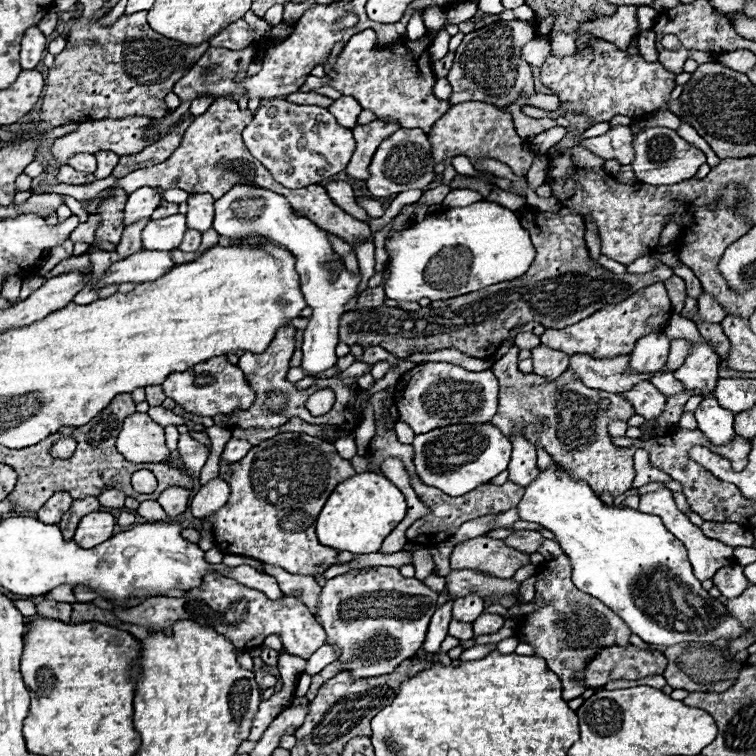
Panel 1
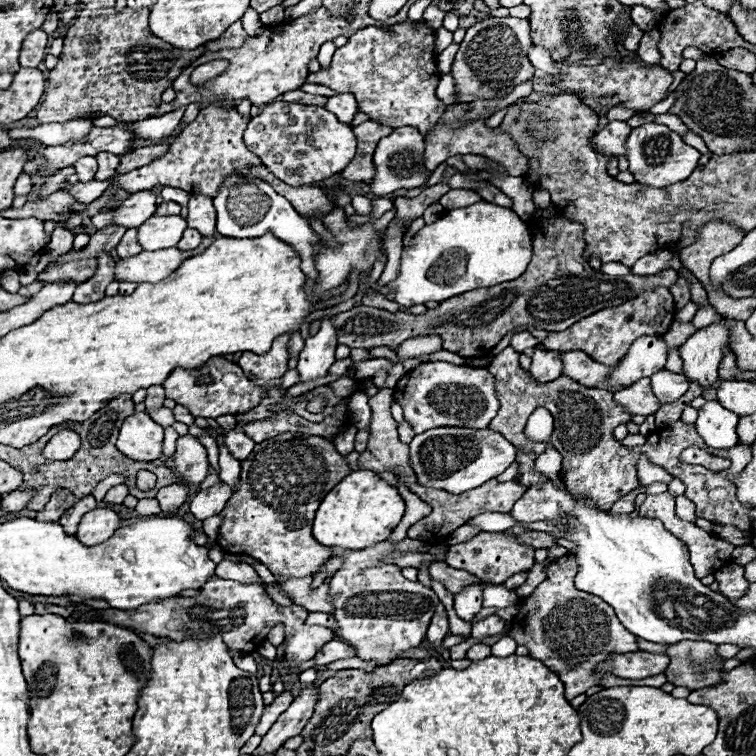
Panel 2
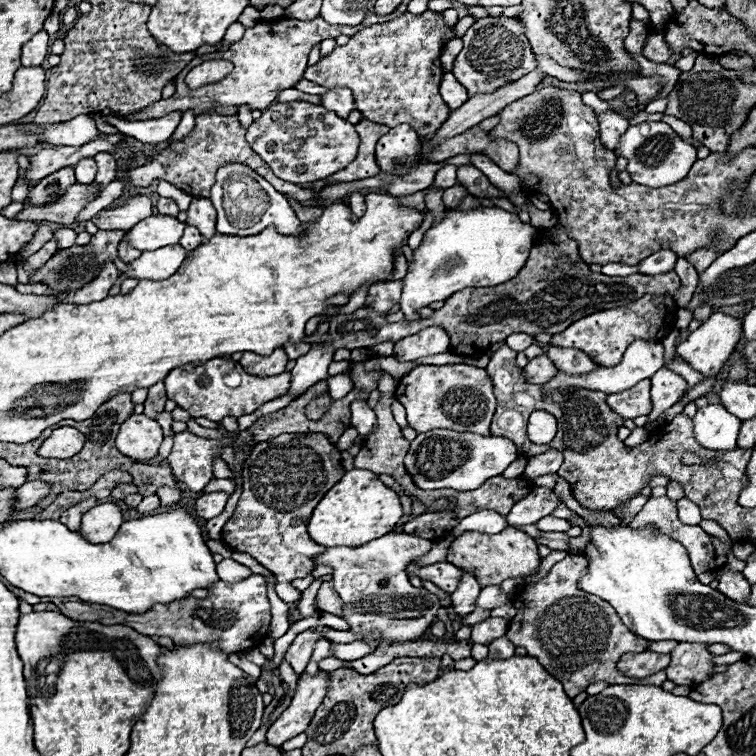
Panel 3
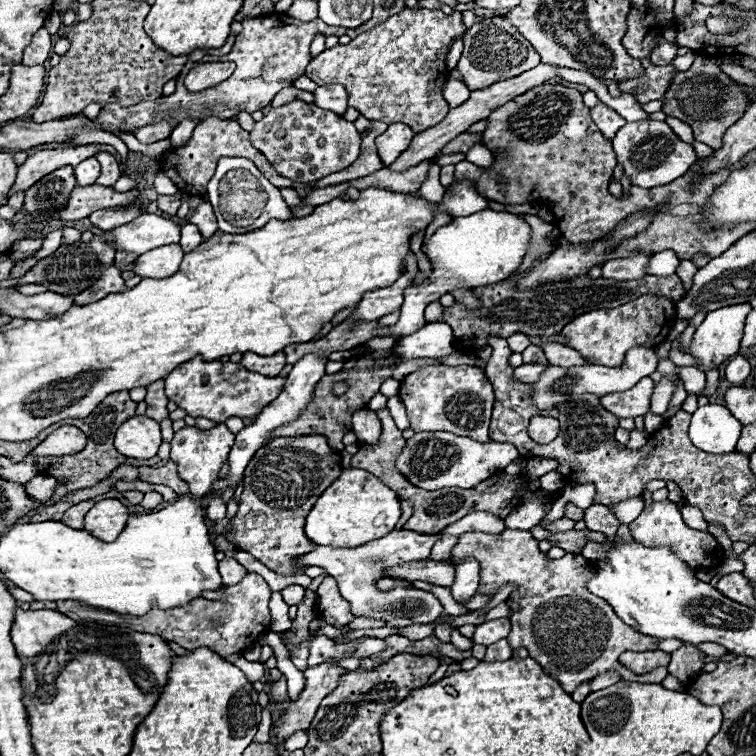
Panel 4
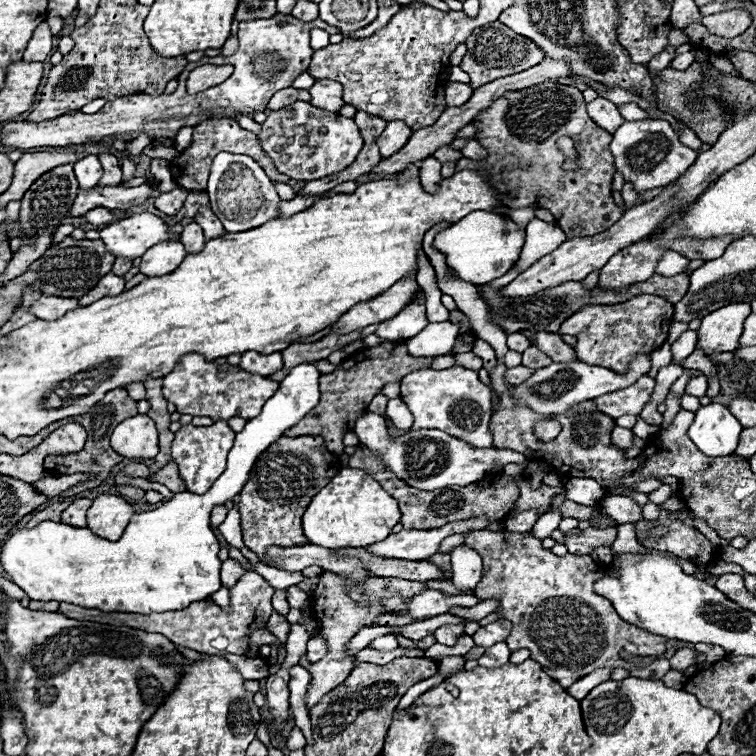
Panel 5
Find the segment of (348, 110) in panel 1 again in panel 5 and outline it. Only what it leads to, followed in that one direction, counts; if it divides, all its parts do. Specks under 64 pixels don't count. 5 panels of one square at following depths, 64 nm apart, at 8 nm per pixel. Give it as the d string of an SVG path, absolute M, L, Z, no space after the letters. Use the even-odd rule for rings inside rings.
M318 80L312 88L312 104L324 108L324 110L332 110L332 112L340 112L340 108L344 106L342 100L342 86L334 80Z

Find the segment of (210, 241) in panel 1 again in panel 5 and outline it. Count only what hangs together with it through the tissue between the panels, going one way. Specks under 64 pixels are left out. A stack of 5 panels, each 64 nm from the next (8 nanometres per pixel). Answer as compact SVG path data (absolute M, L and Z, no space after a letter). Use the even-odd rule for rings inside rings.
M162 242L148 248L148 252L140 256L138 270L144 276L166 276L180 266L184 256L186 256L186 250L180 242Z

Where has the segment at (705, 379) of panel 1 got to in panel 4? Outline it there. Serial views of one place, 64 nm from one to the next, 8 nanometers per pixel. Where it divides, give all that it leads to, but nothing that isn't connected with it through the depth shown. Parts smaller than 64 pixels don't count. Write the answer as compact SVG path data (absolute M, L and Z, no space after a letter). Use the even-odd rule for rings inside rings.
M734 304L734 306L724 306L714 312L708 312L706 320L696 328L692 342L686 348L686 354L694 356L700 370L706 372L706 370L718 368L722 362L726 362L730 356L734 356L738 352L740 340L742 340L742 330L744 330L744 320L750 310L752 310L750 304Z

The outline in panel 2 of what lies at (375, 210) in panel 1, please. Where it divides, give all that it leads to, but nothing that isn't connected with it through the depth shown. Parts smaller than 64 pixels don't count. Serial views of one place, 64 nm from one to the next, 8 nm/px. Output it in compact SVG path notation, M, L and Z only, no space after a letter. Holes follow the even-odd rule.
M356 194L356 196L352 198L352 206L356 208L358 214L370 214L370 212L372 212L372 200L370 200L368 196Z

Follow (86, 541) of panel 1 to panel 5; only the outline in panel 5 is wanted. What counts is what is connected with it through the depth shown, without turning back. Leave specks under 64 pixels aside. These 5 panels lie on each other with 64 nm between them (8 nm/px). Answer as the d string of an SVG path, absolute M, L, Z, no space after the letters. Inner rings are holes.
M108 494L96 498L86 514L88 528L96 536L108 540L118 540L132 516L134 508L128 502L124 502L120 496L108 496Z

